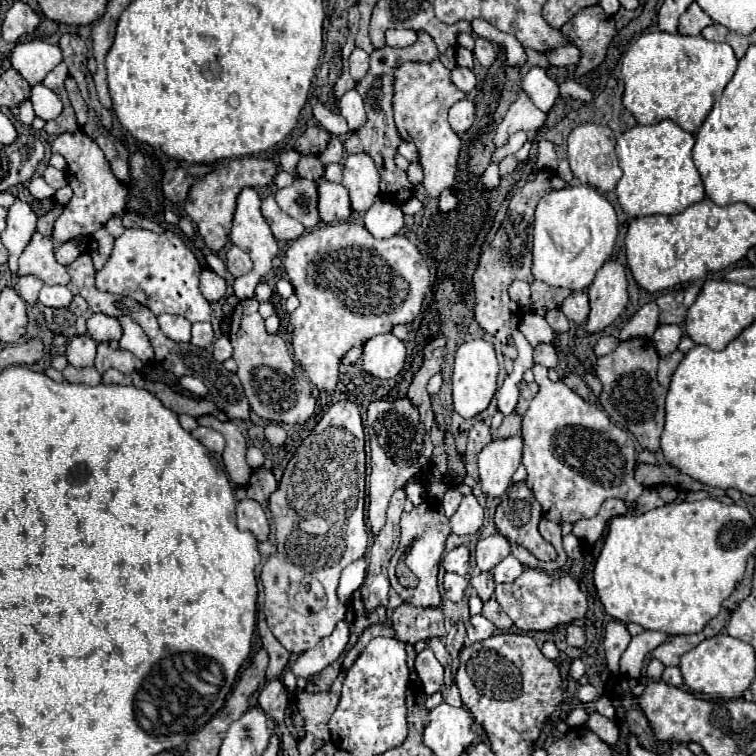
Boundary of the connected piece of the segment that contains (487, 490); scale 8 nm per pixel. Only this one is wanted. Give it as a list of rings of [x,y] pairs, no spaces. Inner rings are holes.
[[[521,435],[493,439],[479,453],[479,483],[487,497],[499,497],[511,485],[511,477],[521,463]]]

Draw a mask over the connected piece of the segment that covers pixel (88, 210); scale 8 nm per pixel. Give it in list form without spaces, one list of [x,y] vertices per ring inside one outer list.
[[[83,131],[63,133],[53,141],[51,149],[53,153],[59,153],[67,159],[67,181],[73,189],[71,201],[65,205],[61,217],[55,221],[53,227],[55,241],[65,243],[77,235],[91,235],[93,231],[103,227],[111,215],[123,215],[127,185],[113,175],[109,161],[105,159],[103,151],[93,139],[89,139]]]

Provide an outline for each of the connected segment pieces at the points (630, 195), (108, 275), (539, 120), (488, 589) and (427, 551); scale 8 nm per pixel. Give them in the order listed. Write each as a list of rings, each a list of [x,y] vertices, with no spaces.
[[[669,119],[655,125],[635,125],[625,131],[615,145],[619,167],[623,169],[623,177],[615,189],[621,209],[633,217],[655,213],[677,215],[689,205],[699,203],[705,197],[705,189],[691,159],[693,145],[695,137]]]
[[[125,229],[121,237],[115,239],[115,247],[103,265],[101,271],[95,273],[95,287],[105,293],[115,293],[115,295],[125,295],[141,305],[149,307],[155,315],[161,313],[173,313],[189,319],[191,323],[197,321],[209,321],[211,319],[211,303],[203,297],[199,289],[199,277],[201,277],[201,265],[195,257],[195,253],[181,241],[179,235],[173,231],[165,231],[161,235],[147,231],[147,229]]]
[[[521,91],[495,131],[495,145],[501,147],[503,143],[507,143],[507,137],[519,129],[537,131],[543,127],[543,123],[545,123],[545,113],[535,107],[535,103],[525,91]]]
[[[489,571],[471,577],[471,585],[473,585],[473,589],[479,593],[479,597],[481,597],[483,601],[491,599],[493,589],[495,589],[495,581],[493,581],[493,575],[491,575]]]
[[[429,499],[421,505],[415,507],[415,513],[421,515],[421,529],[417,533],[417,539],[409,545],[407,549],[407,555],[405,555],[405,565],[419,577],[419,585],[415,589],[405,589],[401,585],[395,585],[395,591],[411,605],[415,607],[439,607],[441,603],[441,595],[439,595],[439,589],[437,589],[437,569],[439,569],[439,559],[441,559],[441,553],[445,549],[445,541],[451,533],[451,527],[449,527],[449,519],[445,517],[443,513],[443,505],[441,501],[437,499]]]

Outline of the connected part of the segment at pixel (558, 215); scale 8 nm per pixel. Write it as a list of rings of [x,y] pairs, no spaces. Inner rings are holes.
[[[577,185],[547,193],[535,209],[533,221],[533,275],[551,287],[583,291],[593,283],[597,269],[611,257],[617,239],[613,205],[593,187]]]

